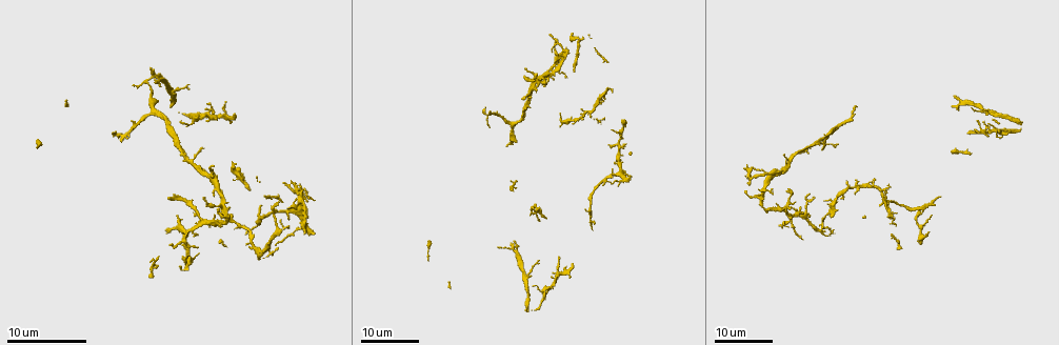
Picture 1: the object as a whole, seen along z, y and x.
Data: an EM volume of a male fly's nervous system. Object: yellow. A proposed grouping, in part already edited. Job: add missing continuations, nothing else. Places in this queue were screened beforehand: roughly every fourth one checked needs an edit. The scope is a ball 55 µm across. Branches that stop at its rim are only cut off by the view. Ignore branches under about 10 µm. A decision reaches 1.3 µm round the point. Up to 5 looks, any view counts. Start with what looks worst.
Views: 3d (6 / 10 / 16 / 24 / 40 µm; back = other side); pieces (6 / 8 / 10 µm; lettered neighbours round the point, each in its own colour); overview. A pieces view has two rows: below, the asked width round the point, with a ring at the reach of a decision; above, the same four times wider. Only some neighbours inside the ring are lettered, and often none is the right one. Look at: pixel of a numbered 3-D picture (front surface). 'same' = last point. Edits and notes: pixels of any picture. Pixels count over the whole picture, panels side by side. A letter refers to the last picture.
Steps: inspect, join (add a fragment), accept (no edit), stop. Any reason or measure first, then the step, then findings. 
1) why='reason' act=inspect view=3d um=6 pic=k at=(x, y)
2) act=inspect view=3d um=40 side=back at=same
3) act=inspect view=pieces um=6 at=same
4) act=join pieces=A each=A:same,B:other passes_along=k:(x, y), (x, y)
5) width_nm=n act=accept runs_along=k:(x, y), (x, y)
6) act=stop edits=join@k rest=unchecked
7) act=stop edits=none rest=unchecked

why='thin end' act=inspect view=3d um=24 pic=1 at=(283, 185)

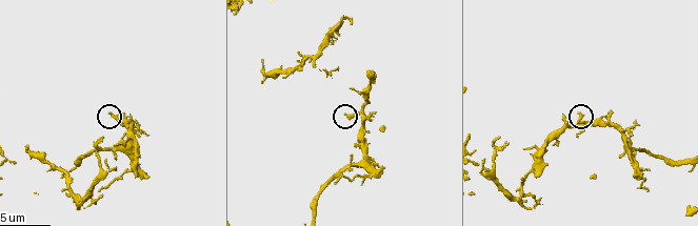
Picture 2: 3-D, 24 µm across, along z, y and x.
act=inspect view=pieces um=8 pic=2 at=(580, 113)

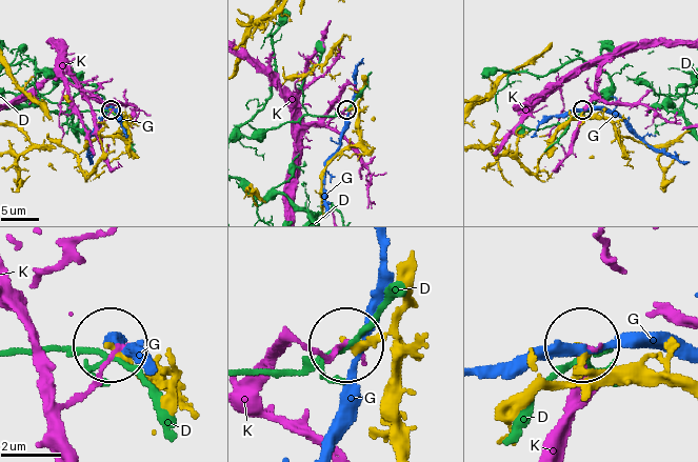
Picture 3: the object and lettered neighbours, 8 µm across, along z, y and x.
act=accept each=D:other,G:other,K:other runs_along=3:(395, 423), (393, 350), (352, 342) found='none of them fits'

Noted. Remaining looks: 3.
why='an open end' act=inspect view=3d um=24 pic=1 at=(573, 72)

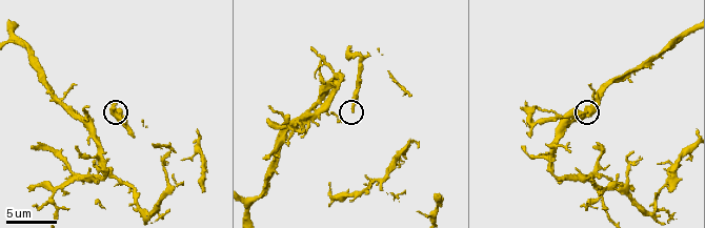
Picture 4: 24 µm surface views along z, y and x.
act=inspect view=pieces um=8 pic=4 at=(586, 111)

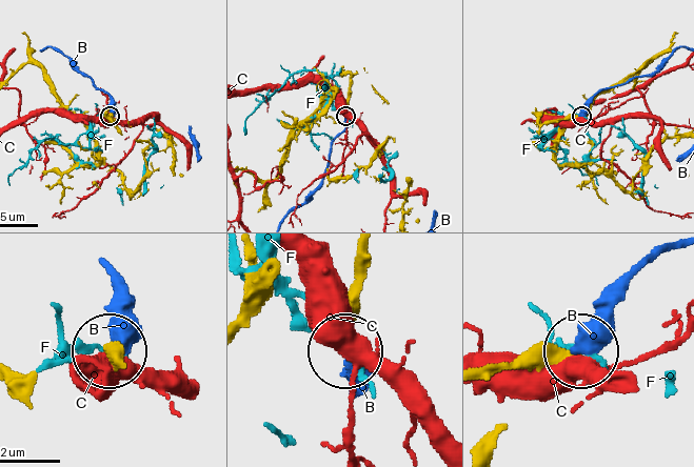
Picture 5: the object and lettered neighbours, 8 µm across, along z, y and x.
act=accept each=B:other,C:other,F:other found='no lettered fragment goes on from it'

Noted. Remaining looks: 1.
act=stop edits=none rest=unchecked

